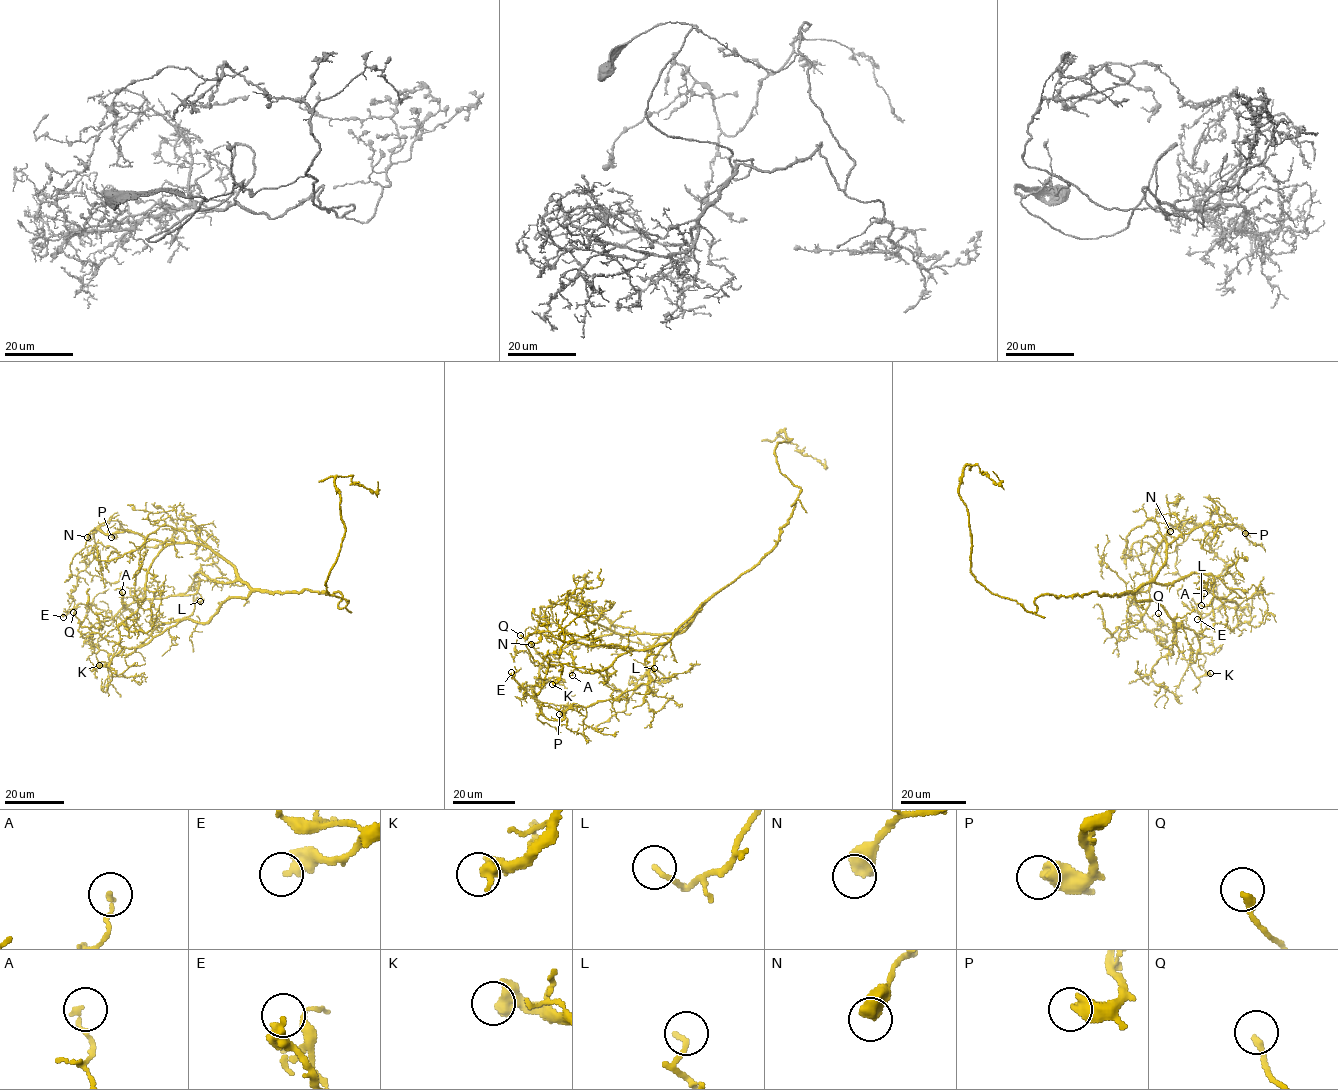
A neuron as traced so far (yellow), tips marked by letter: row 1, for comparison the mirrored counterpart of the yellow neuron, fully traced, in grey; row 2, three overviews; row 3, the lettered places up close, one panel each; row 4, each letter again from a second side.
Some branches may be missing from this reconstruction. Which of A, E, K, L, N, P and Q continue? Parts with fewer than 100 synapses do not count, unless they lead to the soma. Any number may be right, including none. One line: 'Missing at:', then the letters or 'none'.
Missing at: none

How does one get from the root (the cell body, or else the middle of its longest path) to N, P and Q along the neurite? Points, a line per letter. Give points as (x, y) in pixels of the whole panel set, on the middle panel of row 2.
N: (746, 573), (718, 591), (682, 632), (610, 633), (594, 639), (578, 639), (543, 657), (531, 644)
P: (746, 573), (718, 591), (682, 632), (610, 633), (550, 653), (539, 676), (564, 686), (568, 703), (559, 714)
Q: (746, 573), (715, 592), (666, 642), (647, 649), (568, 643), (549, 631), (536, 631), (525, 638), (520, 635)

